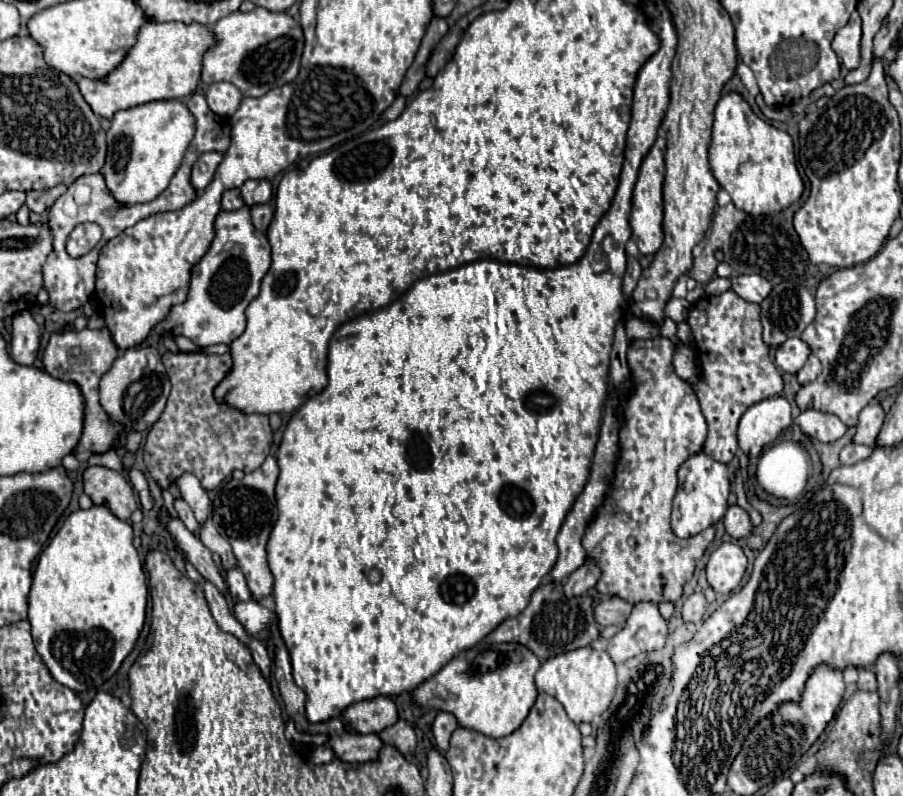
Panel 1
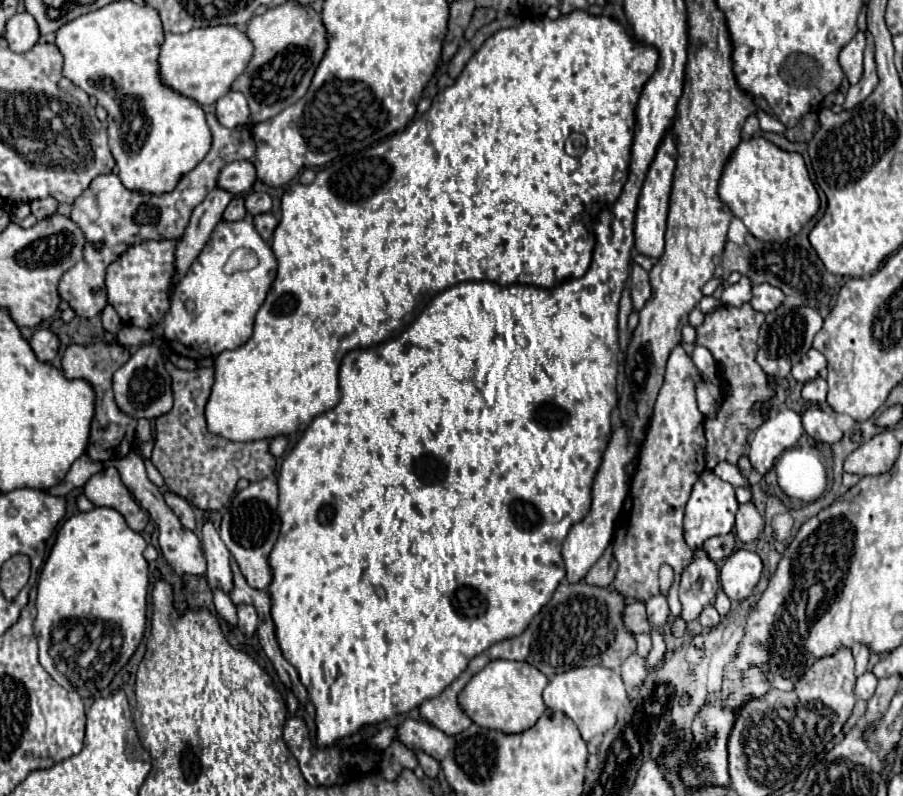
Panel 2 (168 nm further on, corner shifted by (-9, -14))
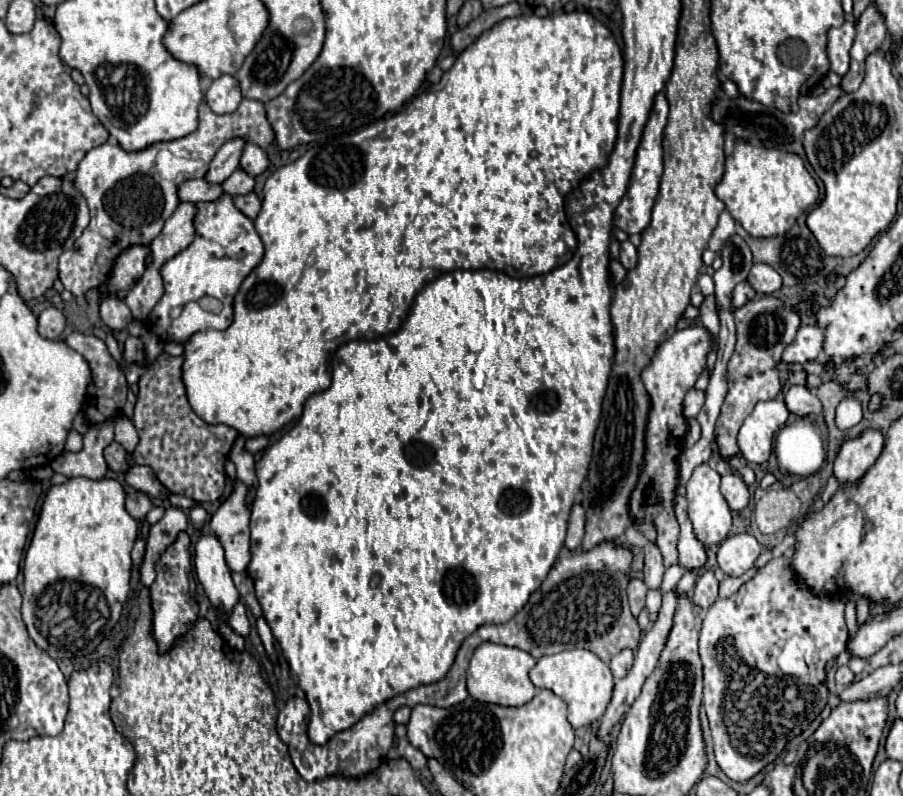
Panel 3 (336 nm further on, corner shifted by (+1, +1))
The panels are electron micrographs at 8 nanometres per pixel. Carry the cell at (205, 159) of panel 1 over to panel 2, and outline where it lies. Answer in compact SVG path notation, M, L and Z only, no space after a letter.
M239 160L239 162L227 164L221 170L219 180L217 180L217 186L221 186L227 192L239 196L243 192L249 192L255 182L257 182L255 164L251 160Z

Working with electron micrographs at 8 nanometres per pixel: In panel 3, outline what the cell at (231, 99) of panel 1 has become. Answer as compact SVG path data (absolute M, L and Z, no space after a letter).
M223 75L219 79L215 79L209 87L209 91L205 93L205 101L207 105L217 113L233 113L237 109L237 105L241 103L241 89L237 85L237 79L231 75Z

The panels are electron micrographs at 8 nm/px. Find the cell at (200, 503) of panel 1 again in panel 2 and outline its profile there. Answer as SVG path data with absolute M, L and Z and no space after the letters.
M207 520L203 526L203 554L207 560L207 584L209 588L219 588L225 594L233 590L233 572L231 572L231 552L219 538L219 532L213 528L213 522Z

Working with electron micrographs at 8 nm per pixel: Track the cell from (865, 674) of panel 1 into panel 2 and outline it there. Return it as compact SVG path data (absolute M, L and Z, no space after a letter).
M865 672L863 676L857 678L857 684L855 684L855 696L861 698L861 700L869 700L875 692L875 686L877 686L877 678L873 676L873 672Z

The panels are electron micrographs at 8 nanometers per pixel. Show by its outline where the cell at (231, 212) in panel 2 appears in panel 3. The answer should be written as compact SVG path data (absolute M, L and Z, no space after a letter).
M193 179L193 181L185 181L185 185L181 185L181 201L191 201L191 203L217 201L221 195L223 195L223 187L209 185L205 179Z

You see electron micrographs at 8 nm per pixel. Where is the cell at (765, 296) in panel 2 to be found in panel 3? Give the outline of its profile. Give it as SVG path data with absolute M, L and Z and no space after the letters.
M753 265L749 277L747 277L749 285L757 291L757 293L763 293L763 295L771 295L773 291L777 291L781 287L781 277L779 273L769 267L769 265Z

